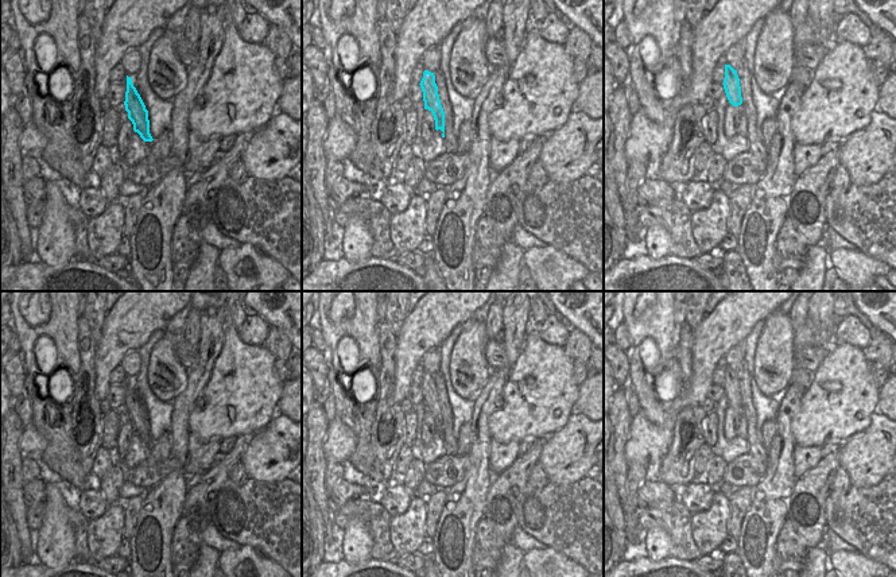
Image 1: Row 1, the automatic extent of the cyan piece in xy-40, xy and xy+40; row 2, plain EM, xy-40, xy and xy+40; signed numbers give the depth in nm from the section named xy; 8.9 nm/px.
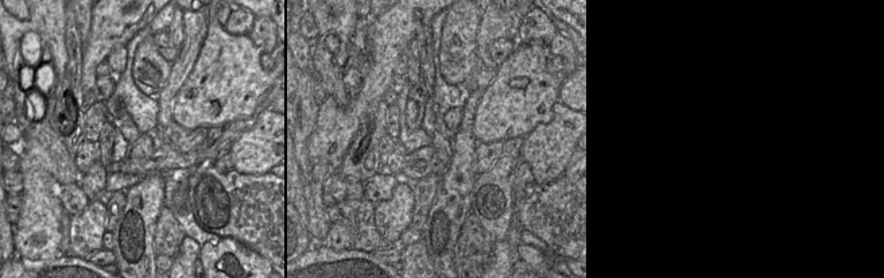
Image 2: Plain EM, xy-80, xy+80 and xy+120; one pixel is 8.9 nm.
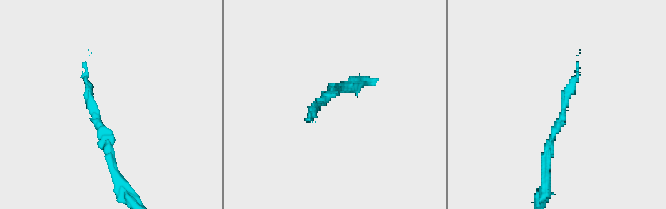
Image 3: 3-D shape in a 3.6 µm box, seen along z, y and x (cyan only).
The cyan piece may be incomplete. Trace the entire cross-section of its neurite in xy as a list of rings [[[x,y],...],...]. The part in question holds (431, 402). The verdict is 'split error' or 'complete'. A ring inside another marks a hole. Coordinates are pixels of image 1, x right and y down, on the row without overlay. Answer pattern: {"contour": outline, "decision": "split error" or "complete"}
{"contour": [[[424,372],[419,387],[423,394],[424,411],[428,411],[433,415],[435,422],[435,431],[441,431],[443,434],[442,439],[445,439],[445,414],[441,407],[434,375]]], "decision": "complete"}

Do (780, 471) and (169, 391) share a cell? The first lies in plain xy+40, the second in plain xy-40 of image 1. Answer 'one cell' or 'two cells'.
two cells

